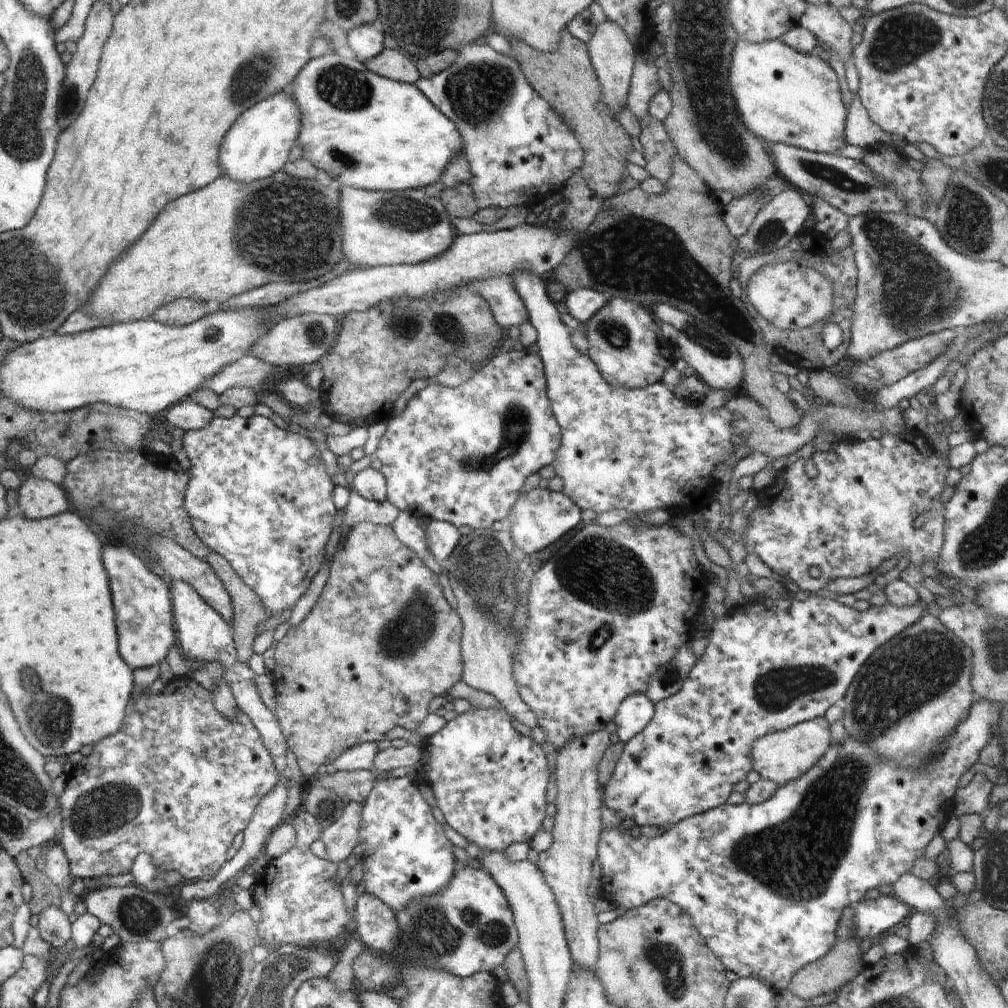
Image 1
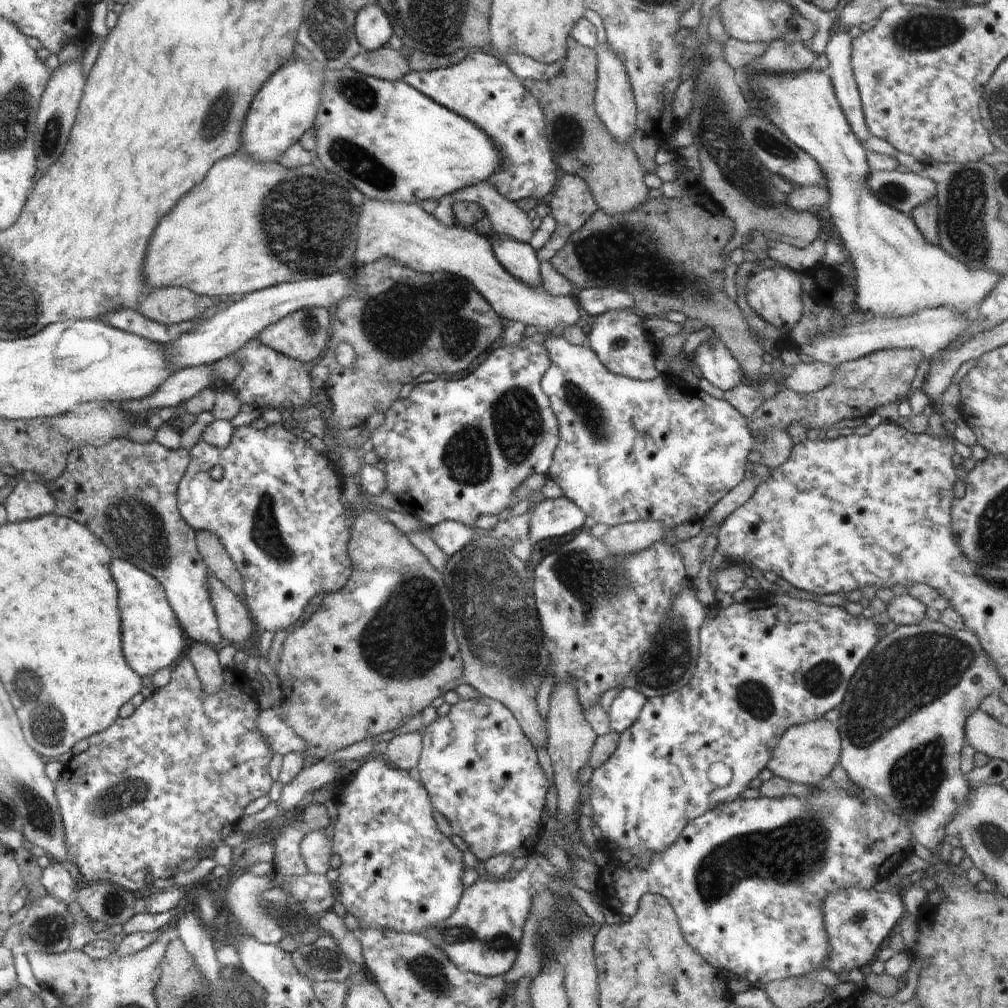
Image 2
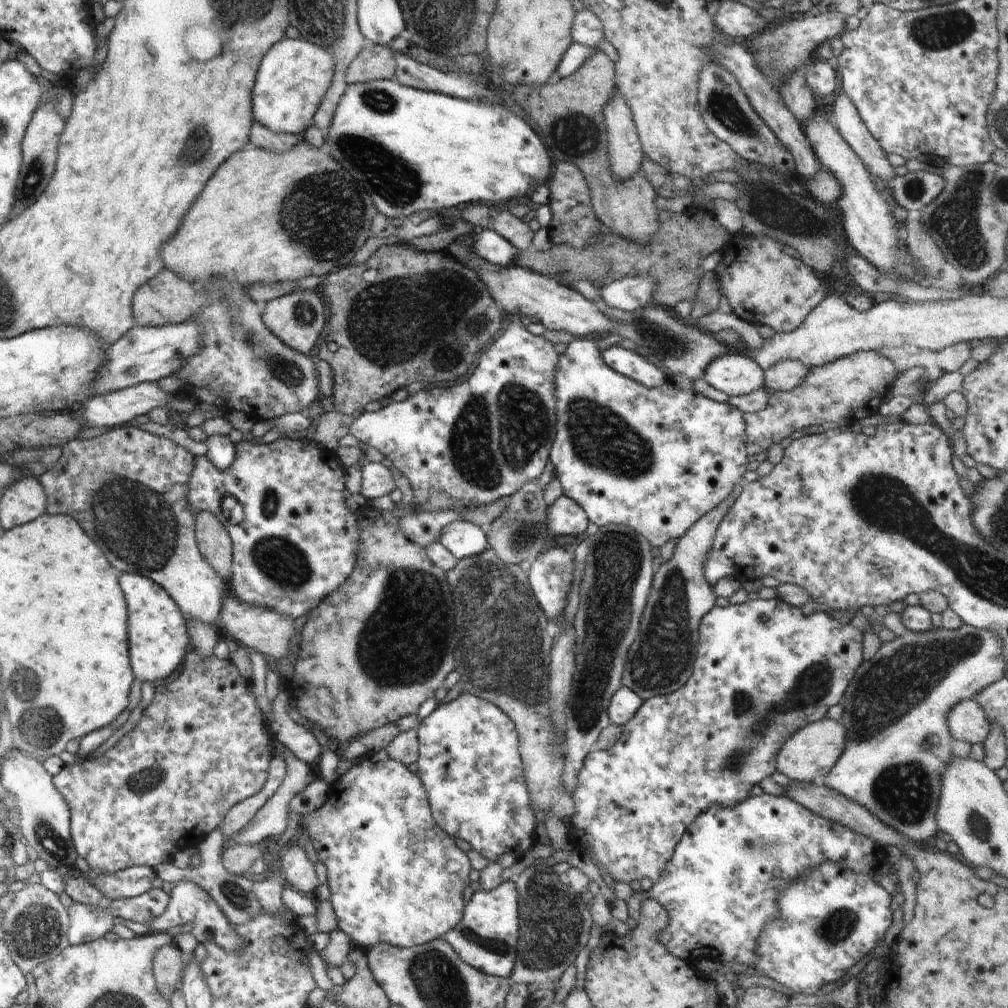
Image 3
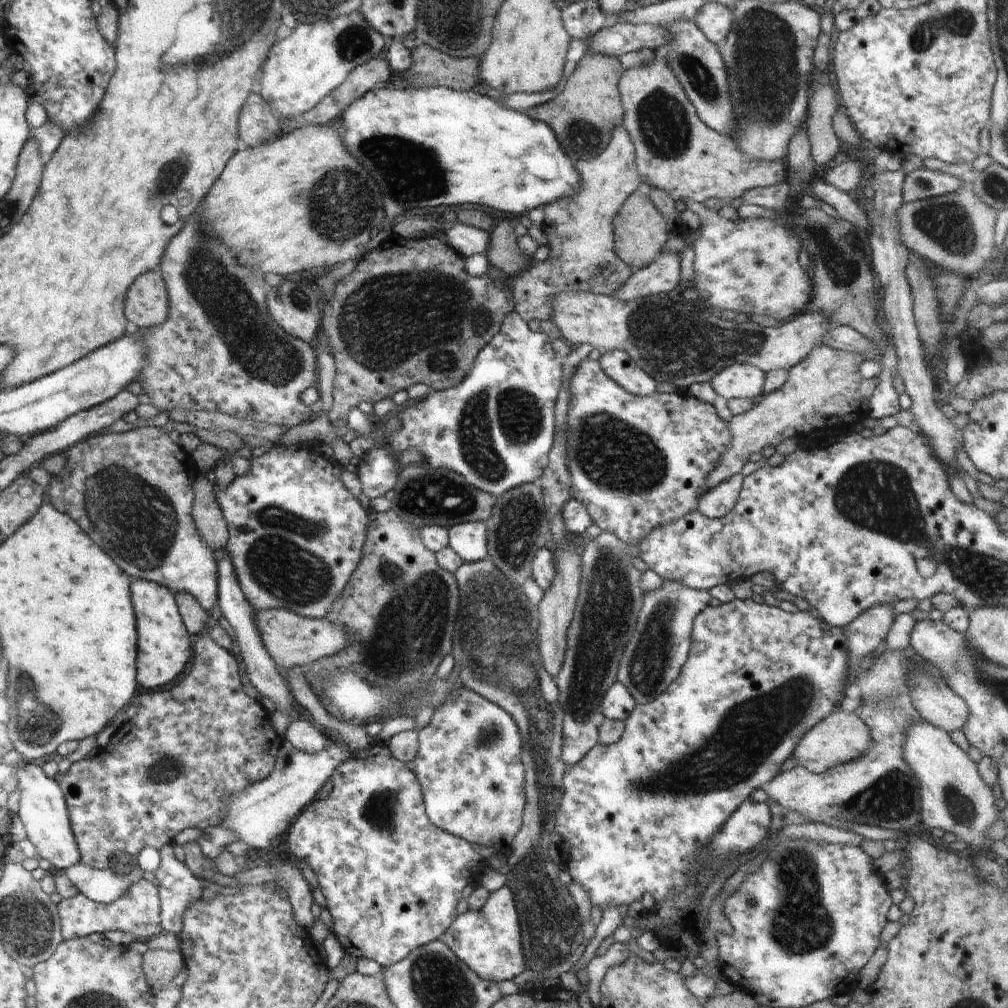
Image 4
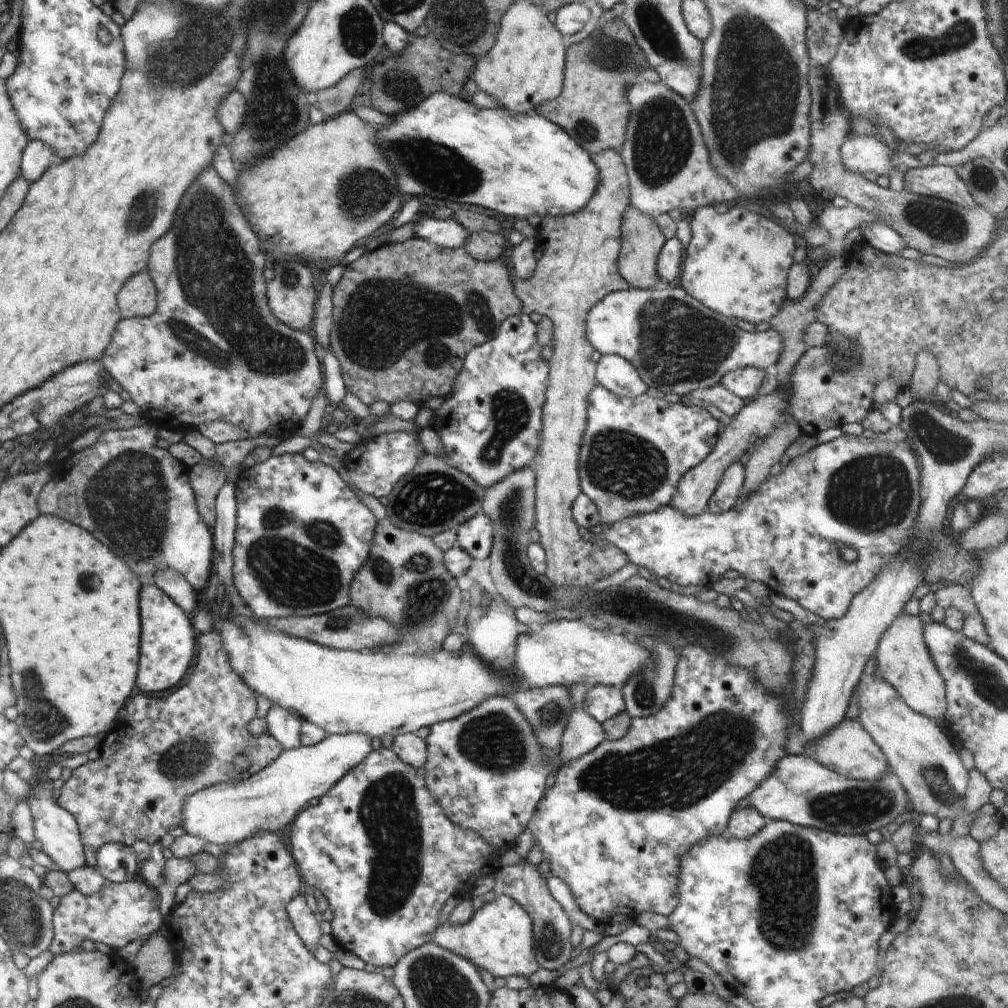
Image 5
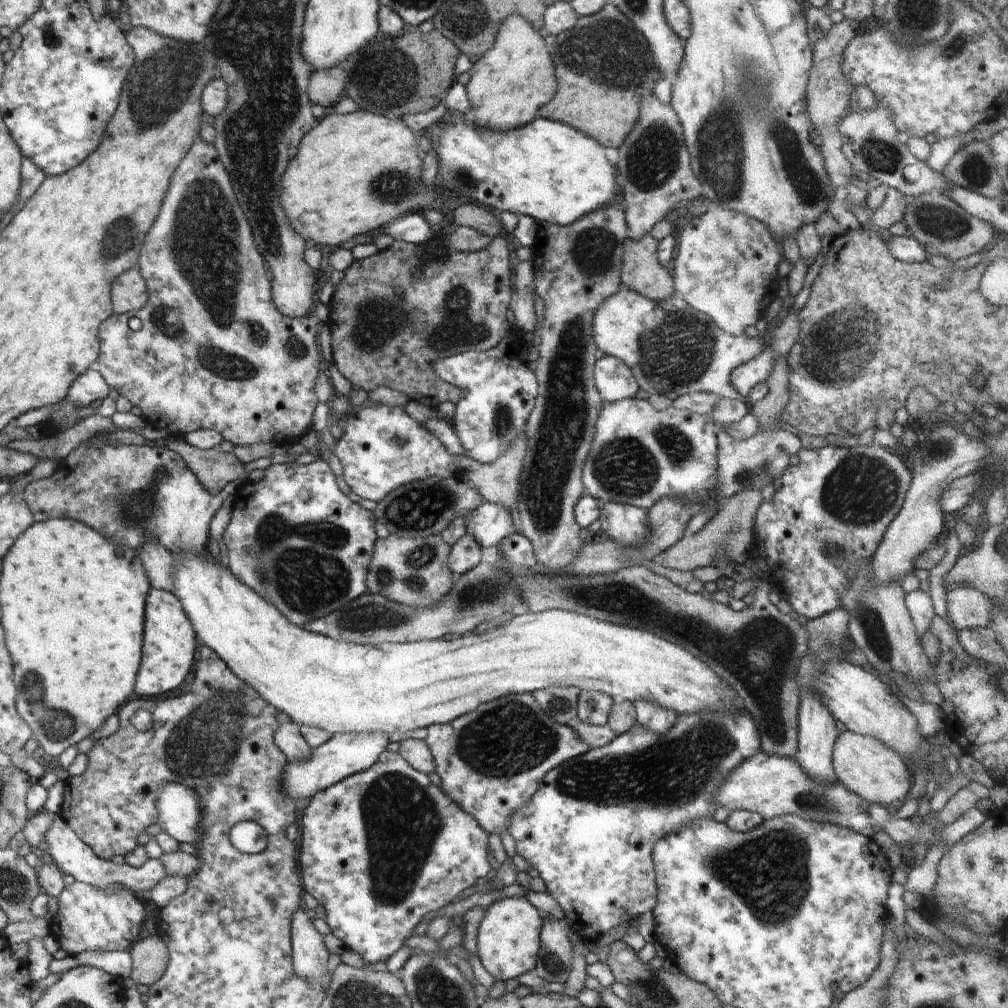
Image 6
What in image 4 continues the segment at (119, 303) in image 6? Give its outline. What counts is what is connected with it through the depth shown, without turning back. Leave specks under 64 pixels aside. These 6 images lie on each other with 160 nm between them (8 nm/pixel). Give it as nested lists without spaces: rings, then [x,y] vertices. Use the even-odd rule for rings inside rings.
[[[160,269],[140,275],[127,293],[127,320],[144,329],[160,326],[170,313],[170,294]]]

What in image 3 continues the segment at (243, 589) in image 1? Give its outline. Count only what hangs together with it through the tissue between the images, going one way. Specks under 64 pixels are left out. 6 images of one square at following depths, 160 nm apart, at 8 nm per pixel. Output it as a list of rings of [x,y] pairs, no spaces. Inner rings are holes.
[[[208,510],[195,515],[195,540],[202,556],[212,564],[216,574],[230,582],[232,544],[229,533],[222,522]]]

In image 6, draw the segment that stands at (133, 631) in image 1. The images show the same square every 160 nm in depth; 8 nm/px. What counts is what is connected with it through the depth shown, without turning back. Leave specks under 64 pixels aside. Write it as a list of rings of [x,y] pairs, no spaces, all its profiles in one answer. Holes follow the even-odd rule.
[[[151,587],[152,596],[146,600],[146,628],[143,634],[143,664],[139,668],[139,678],[136,683],[136,692],[140,696],[162,696],[170,690],[178,688],[186,674],[192,668],[192,660],[196,654],[196,647],[199,644],[197,634],[194,632],[192,623],[183,609],[183,603],[174,593]]]

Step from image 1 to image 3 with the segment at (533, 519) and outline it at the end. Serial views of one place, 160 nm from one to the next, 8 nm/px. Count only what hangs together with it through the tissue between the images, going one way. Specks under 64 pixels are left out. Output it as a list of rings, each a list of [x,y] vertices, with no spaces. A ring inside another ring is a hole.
[[[560,497],[548,507],[546,526],[550,535],[577,536],[585,532],[590,524],[584,510],[574,500]]]

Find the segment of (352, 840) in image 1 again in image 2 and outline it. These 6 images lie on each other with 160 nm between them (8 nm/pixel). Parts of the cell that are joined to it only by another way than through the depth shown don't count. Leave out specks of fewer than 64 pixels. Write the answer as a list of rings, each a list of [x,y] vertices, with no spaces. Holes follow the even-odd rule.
[[[326,830],[311,831],[300,842],[300,858],[310,874],[326,874],[332,858],[332,838]]]

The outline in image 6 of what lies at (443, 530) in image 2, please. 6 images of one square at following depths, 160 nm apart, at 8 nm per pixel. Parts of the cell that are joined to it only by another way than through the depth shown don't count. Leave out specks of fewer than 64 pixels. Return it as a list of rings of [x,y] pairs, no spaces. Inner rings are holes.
[[[483,503],[465,517],[467,532],[470,533],[482,548],[499,546],[512,533],[518,532],[515,517],[511,516],[502,505]]]

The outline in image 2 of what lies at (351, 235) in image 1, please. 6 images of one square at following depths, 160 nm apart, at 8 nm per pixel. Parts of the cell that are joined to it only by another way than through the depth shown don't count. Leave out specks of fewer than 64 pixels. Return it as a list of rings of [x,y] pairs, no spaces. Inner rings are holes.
[[[364,198],[360,204],[356,234],[354,260],[358,267],[372,264],[382,256],[390,256],[398,264],[420,272],[446,272],[453,278],[460,276],[468,280],[501,318],[536,326],[539,331],[551,331],[559,323],[566,326],[579,323],[580,306],[572,295],[554,296],[542,283],[528,284],[512,276],[492,254],[488,238],[453,221],[449,225],[442,224],[433,215],[426,214],[418,203],[398,204]]]

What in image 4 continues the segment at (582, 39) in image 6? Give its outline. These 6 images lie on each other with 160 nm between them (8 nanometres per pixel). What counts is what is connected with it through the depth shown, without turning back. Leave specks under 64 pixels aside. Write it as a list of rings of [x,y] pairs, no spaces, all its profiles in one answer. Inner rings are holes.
[[[586,53],[554,100],[528,108],[524,113],[533,121],[544,122],[554,132],[572,164],[580,160],[592,161],[604,152],[612,130],[622,123],[619,81],[624,72],[618,58]]]

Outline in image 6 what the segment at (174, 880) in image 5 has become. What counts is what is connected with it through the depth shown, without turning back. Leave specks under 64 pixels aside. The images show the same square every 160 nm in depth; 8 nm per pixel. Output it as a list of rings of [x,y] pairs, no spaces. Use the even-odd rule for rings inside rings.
[[[60,817],[51,822],[50,828],[47,828],[44,847],[46,852],[52,857],[53,863],[65,874],[92,886],[108,887],[111,884],[121,884],[130,889],[135,894],[146,897],[152,888],[169,874],[167,868],[160,859],[148,859],[141,867],[134,868],[128,863],[116,864],[110,860],[100,858],[80,836]]]

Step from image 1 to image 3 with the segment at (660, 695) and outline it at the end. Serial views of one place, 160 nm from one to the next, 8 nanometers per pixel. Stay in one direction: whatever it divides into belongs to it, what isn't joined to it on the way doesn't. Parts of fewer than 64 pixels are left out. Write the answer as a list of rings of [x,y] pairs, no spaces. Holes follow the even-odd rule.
[[[744,482],[734,484],[732,492],[720,504],[716,504],[714,510],[700,516],[680,538],[672,558],[655,567],[652,589],[642,614],[640,630],[628,650],[622,678],[622,685],[632,690],[643,702],[675,692],[692,676],[698,652],[698,628],[717,600],[711,586],[704,580],[704,564],[708,560],[708,552],[712,550],[712,538],[732,503],[739,498],[743,485]]]

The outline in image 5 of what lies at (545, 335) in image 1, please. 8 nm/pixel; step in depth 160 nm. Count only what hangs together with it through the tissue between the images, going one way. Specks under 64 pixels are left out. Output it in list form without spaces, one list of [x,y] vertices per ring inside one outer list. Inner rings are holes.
[[[432,216],[415,220],[415,236],[445,249],[464,248],[471,235],[455,218],[434,219]],[[602,385],[596,386],[590,391],[588,395],[588,408],[586,426],[584,429],[582,444],[579,450],[579,475],[582,493],[586,494],[592,502],[597,506],[601,524],[608,526],[614,524],[616,521],[634,517],[638,514],[651,513],[662,507],[670,506],[673,496],[677,493],[677,484],[679,480],[692,467],[695,467],[699,462],[702,462],[707,454],[713,451],[717,440],[719,439],[718,420],[708,411],[706,407],[700,405],[686,405],[682,401],[676,403],[668,402],[663,398],[653,398],[647,393],[641,394],[637,397],[619,397],[617,394],[605,389]]]

